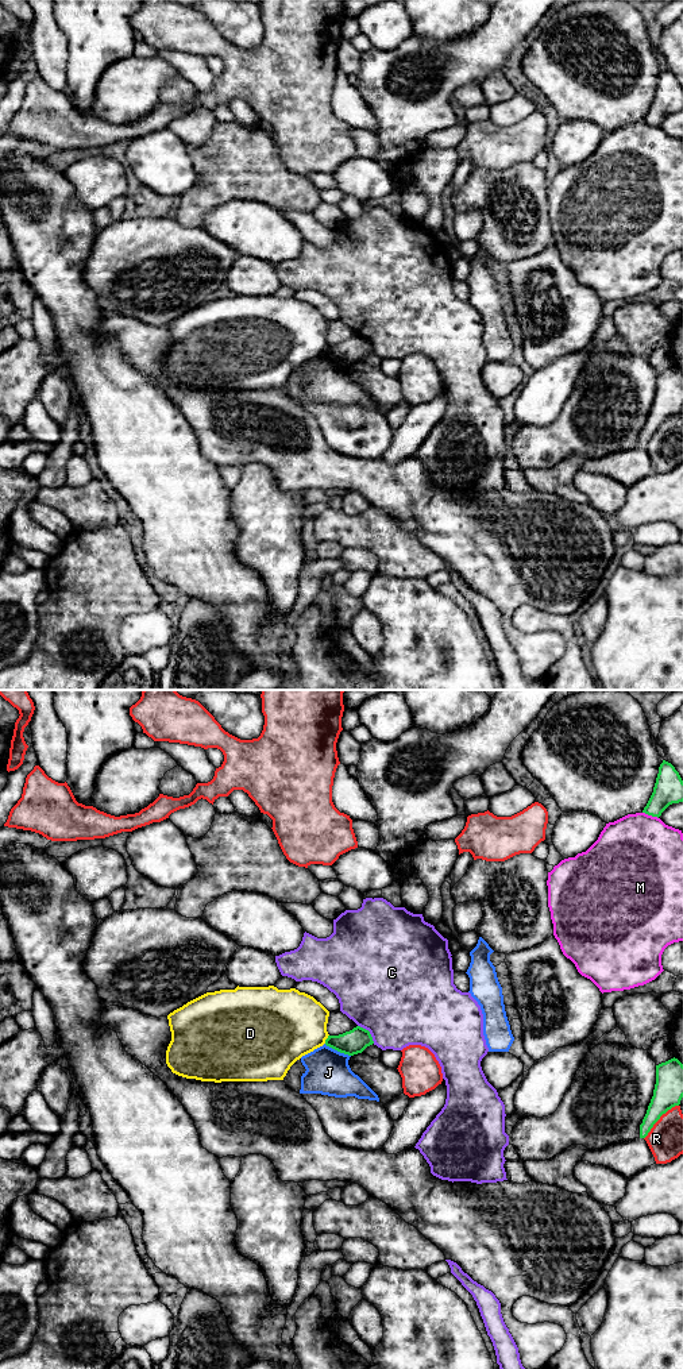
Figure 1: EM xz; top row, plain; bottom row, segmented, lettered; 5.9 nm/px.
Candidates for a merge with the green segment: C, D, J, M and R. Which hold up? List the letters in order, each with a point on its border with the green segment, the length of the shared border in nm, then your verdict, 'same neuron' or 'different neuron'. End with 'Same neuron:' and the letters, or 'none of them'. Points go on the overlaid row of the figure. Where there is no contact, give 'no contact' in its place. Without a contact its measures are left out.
C: meets green in xz at (369, 1032); contact 150 nm long; different neuron
D: meets green in xz at (327, 1038); contact 60 nm long; different neuron
J: meets green in xz at (338, 1051); contact 180 nm long; different neuron
M: meets green in xz at (651, 814); contact 100 nm long; different neuron
R: meets green in xz at (659, 1118); contact 300 nm long; different neuron
Same neuron: none of them

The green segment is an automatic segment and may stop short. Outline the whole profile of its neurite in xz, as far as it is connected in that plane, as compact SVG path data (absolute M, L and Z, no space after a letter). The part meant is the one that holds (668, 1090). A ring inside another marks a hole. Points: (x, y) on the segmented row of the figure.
M671 1058L656 1065L656 1084L647 1114L640 1125L640 1138L645 1138L663 1114L680 1104L683 1098L683 1064Z

